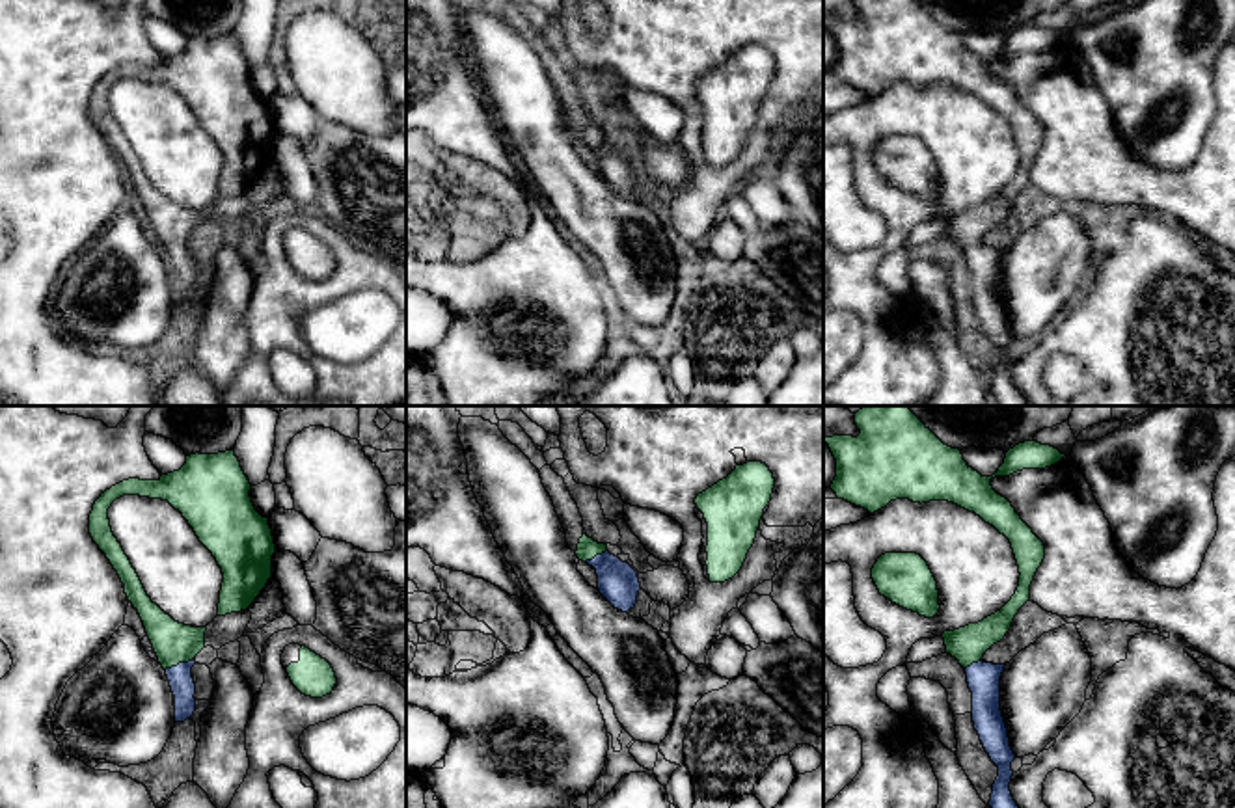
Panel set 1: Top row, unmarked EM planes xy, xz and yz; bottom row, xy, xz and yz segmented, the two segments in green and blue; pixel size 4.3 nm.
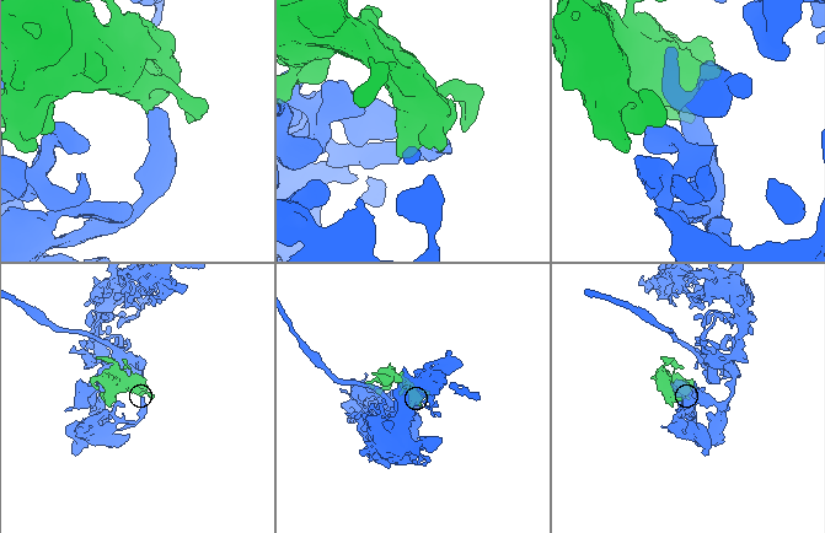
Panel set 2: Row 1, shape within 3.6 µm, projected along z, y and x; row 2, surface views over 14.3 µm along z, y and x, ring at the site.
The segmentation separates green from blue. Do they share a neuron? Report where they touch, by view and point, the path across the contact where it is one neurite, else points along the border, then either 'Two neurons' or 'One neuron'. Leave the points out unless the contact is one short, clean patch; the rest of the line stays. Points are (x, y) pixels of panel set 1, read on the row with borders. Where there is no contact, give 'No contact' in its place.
Touches green at xy (179, 661). Path across: xy (174, 643), (179, 661), (181, 682). One neuron

